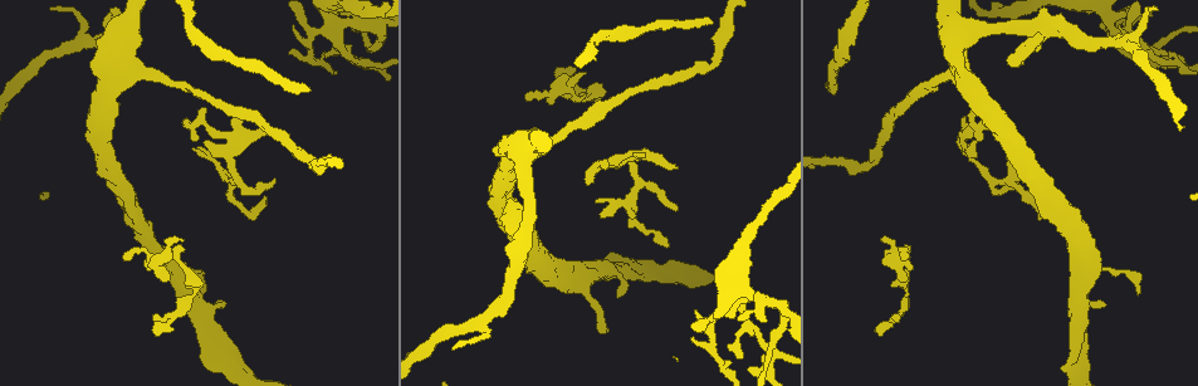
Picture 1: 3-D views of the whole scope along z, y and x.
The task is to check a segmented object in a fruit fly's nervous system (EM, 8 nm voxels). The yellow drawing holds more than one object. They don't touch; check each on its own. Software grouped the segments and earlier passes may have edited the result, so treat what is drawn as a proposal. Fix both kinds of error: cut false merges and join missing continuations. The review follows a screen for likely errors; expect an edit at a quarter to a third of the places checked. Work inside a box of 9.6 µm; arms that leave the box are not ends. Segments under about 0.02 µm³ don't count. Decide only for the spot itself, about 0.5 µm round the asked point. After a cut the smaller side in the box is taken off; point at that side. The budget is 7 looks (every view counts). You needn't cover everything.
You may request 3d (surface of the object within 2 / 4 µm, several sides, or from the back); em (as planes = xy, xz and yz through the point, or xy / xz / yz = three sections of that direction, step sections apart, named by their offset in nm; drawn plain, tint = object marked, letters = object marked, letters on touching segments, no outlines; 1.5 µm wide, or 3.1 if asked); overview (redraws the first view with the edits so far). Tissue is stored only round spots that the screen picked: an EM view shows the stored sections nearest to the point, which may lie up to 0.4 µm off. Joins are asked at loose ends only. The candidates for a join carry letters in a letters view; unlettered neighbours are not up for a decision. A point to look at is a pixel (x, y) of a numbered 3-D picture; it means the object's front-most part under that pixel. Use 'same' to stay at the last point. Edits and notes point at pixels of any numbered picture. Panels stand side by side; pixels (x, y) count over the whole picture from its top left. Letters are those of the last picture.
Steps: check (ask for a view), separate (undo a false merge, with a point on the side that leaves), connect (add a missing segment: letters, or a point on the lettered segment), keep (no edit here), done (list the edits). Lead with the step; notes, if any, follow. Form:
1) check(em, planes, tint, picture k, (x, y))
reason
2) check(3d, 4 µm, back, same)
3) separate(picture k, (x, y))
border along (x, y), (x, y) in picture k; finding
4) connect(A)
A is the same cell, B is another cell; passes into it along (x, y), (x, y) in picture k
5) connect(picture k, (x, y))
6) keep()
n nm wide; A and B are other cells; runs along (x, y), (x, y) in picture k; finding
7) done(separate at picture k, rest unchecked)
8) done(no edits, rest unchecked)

check(em, planes, letters, picture 1, (307, 89))
free end

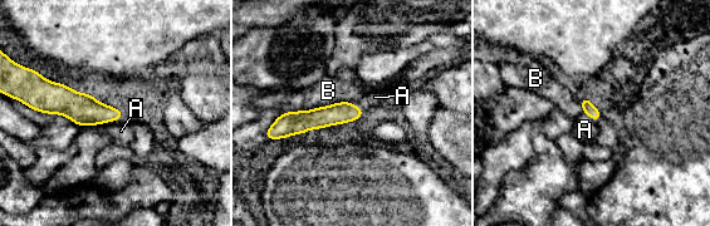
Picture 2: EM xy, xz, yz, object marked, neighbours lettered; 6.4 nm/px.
connect(A)
B touches over 440 nm; A is the same cell, B is another cell; passes into it along (83, 109), (112, 121), (121, 131) in picture 2; the neuron continues

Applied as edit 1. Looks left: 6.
check(overview)

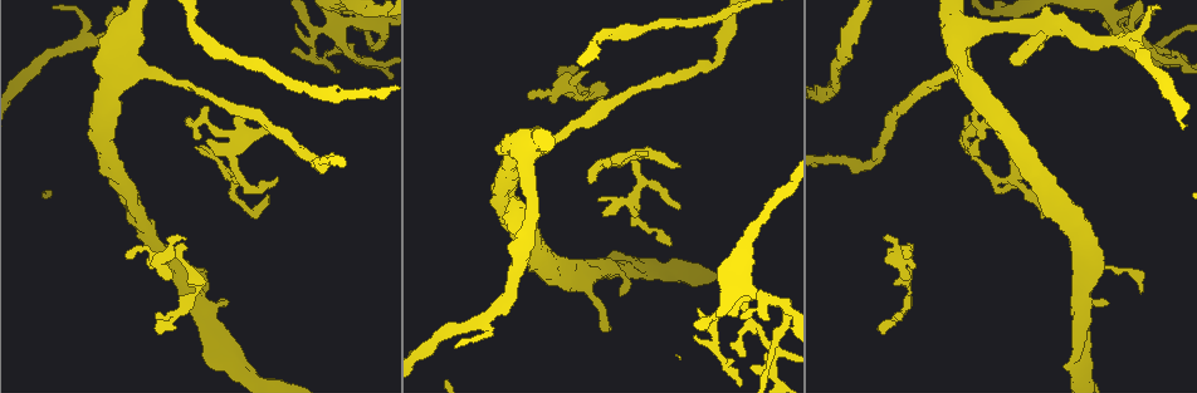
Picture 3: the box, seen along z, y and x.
check(em, xz, step 8, tint, picture 3, (872, 162))
abrupt turn

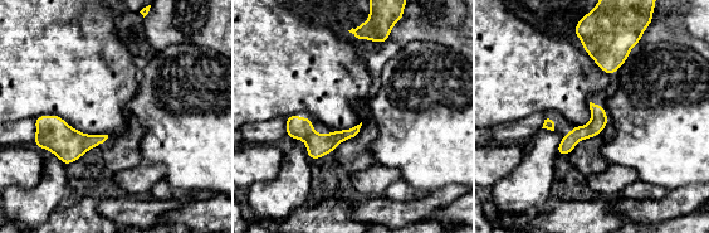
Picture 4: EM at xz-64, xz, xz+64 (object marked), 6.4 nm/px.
check(em, xz, step 8, letters, same)
see the neighbours

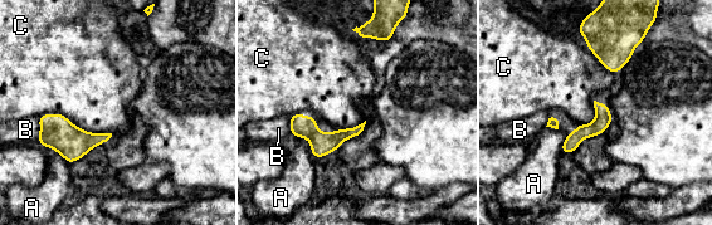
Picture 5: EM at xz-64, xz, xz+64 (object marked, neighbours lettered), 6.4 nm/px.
keep()
60 nm wide; A, B and C are other cells; one neuron here

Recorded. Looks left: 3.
check(em, planes, letters, picture 3, (1141, 294))
free end

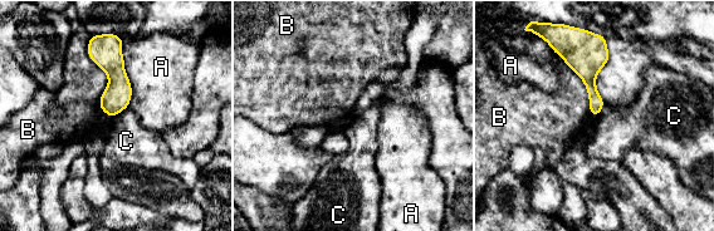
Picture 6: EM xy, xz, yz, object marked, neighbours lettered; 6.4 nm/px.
keep()
A, B and C are other cells; border along (128, 106), (111, 118) in picture 6; none of them fits

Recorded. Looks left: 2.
done(connect at picture 2, rest unchecked)

